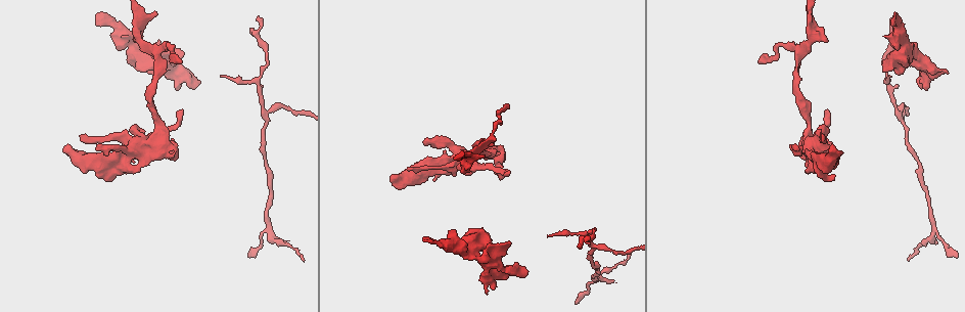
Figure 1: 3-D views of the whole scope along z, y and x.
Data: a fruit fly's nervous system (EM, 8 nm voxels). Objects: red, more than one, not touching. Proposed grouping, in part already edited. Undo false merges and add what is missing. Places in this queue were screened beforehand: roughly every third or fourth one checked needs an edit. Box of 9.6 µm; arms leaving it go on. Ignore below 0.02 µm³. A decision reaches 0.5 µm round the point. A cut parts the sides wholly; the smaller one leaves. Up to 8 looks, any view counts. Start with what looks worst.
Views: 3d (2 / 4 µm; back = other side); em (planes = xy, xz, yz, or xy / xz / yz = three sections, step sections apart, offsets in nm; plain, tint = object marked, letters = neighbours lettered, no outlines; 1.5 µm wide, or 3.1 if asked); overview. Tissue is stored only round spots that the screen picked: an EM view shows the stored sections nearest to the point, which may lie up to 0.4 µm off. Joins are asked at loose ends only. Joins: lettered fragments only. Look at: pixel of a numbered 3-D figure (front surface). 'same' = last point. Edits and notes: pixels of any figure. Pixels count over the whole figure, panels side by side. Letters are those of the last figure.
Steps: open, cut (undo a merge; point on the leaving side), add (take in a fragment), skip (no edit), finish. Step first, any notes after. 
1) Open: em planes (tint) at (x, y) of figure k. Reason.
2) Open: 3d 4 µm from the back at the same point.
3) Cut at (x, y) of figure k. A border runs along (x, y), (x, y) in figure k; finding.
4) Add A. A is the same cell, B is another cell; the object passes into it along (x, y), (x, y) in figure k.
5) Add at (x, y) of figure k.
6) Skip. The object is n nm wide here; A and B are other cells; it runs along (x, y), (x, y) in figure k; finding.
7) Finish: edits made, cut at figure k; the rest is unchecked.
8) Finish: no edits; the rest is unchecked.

Open: em xz step 8 (tint) at (99, 149) of figure 1.

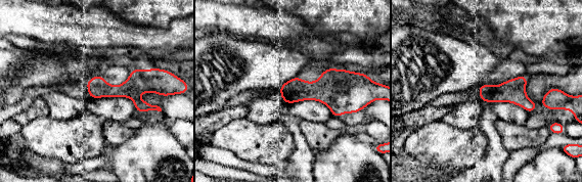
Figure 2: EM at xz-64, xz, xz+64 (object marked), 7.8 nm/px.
Open: em planes (tint) at the same point. Another direction.

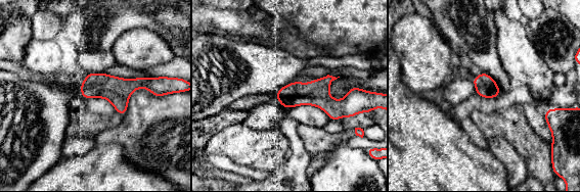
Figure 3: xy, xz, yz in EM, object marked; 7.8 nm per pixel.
Open: em planes (letters) at the same point. What lies round it.

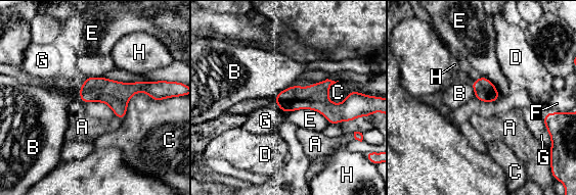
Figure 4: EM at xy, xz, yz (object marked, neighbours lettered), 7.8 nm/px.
Skip. A, B, C, D, E, F, G and H are other cells; no lettered fragment goes on from it.

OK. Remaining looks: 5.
Open: 3d 2 µm at (505, 157) of figure 1. Branch stops here.

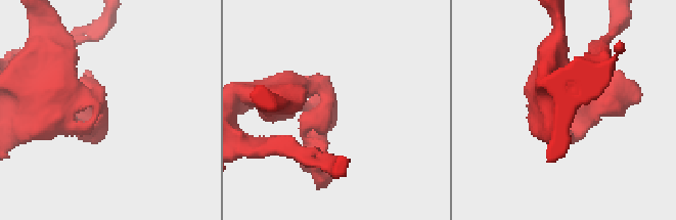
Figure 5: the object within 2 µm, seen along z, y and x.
Open: em xz step 8 (tint) at (100, 140) of figure 5.

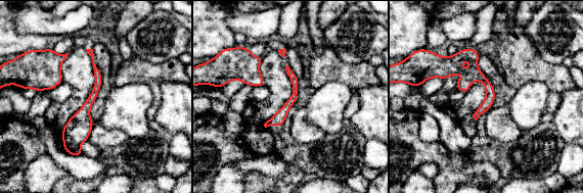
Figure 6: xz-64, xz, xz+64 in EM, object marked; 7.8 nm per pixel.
Open: em planes (letters) at the same point. Cut it another way.

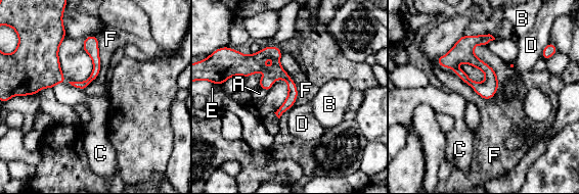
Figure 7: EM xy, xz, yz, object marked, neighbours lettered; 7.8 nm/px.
Skip. A, B, C, D, E and F are other cells; a border runs along (437, 62), (483, 98), (495, 94) in figure 7; no lettered fragment goes on from it.

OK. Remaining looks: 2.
Open: em xy step 8 (letters) at (946, 73) of figure 1.

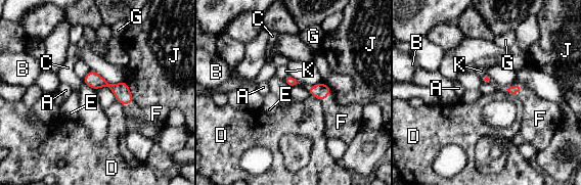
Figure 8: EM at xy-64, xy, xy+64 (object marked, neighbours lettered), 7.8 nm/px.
Open: em planes (letters) at the same point.

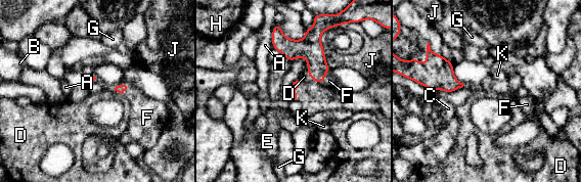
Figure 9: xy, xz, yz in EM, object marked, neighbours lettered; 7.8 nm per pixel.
Add F. F is the same cell, A, B, C, D, E, G, H, J and K are other cells; it goes on there.

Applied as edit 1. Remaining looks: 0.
Finish: edits made, add at figure 9; the rest is unchecked.

